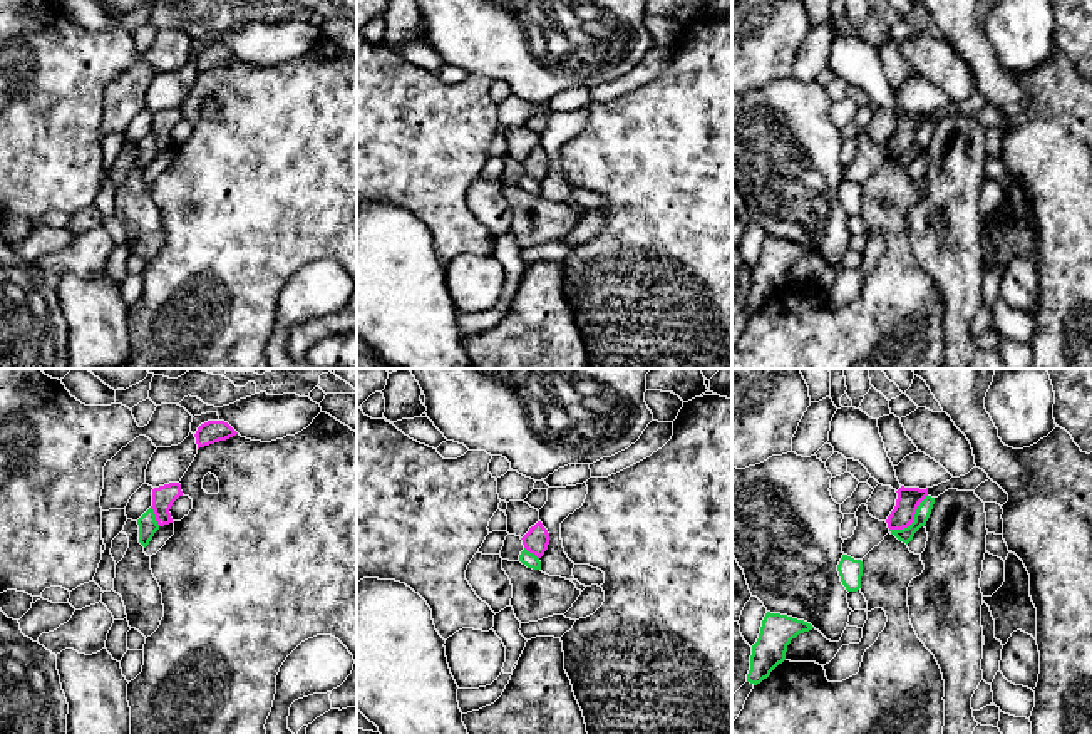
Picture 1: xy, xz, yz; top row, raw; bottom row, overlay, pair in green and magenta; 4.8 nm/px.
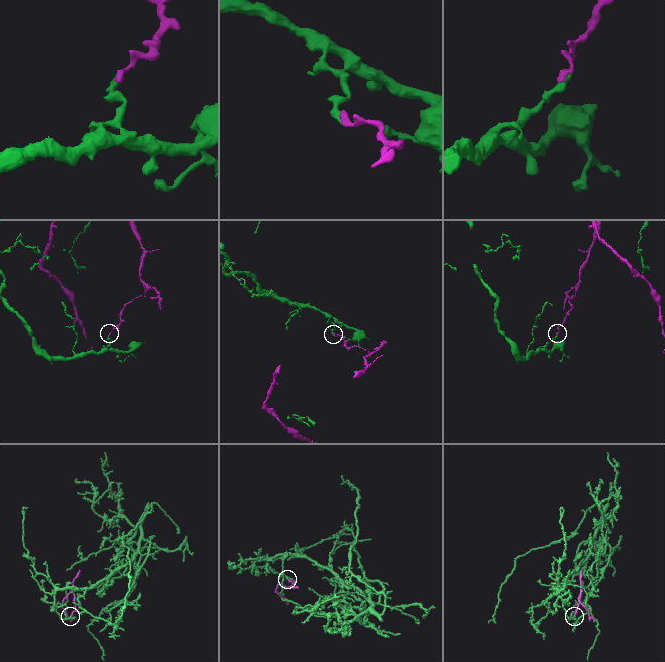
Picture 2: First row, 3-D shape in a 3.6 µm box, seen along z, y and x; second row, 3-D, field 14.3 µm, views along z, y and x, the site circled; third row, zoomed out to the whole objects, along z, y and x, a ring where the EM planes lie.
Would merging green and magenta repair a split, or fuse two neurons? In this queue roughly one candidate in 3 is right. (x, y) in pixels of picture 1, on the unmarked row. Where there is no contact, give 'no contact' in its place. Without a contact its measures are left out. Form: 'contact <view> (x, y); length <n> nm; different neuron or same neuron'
contact yz (915, 144); length 260 nm; different neuron

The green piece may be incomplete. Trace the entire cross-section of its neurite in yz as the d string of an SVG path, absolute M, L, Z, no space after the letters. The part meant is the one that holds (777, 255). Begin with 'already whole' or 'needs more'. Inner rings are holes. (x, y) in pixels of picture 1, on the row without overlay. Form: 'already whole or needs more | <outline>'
already whole | M767 236L759 263L752 270L747 307L757 310L767 303L770 297L786 285L791 265L812 253L814 251L804 245Z

